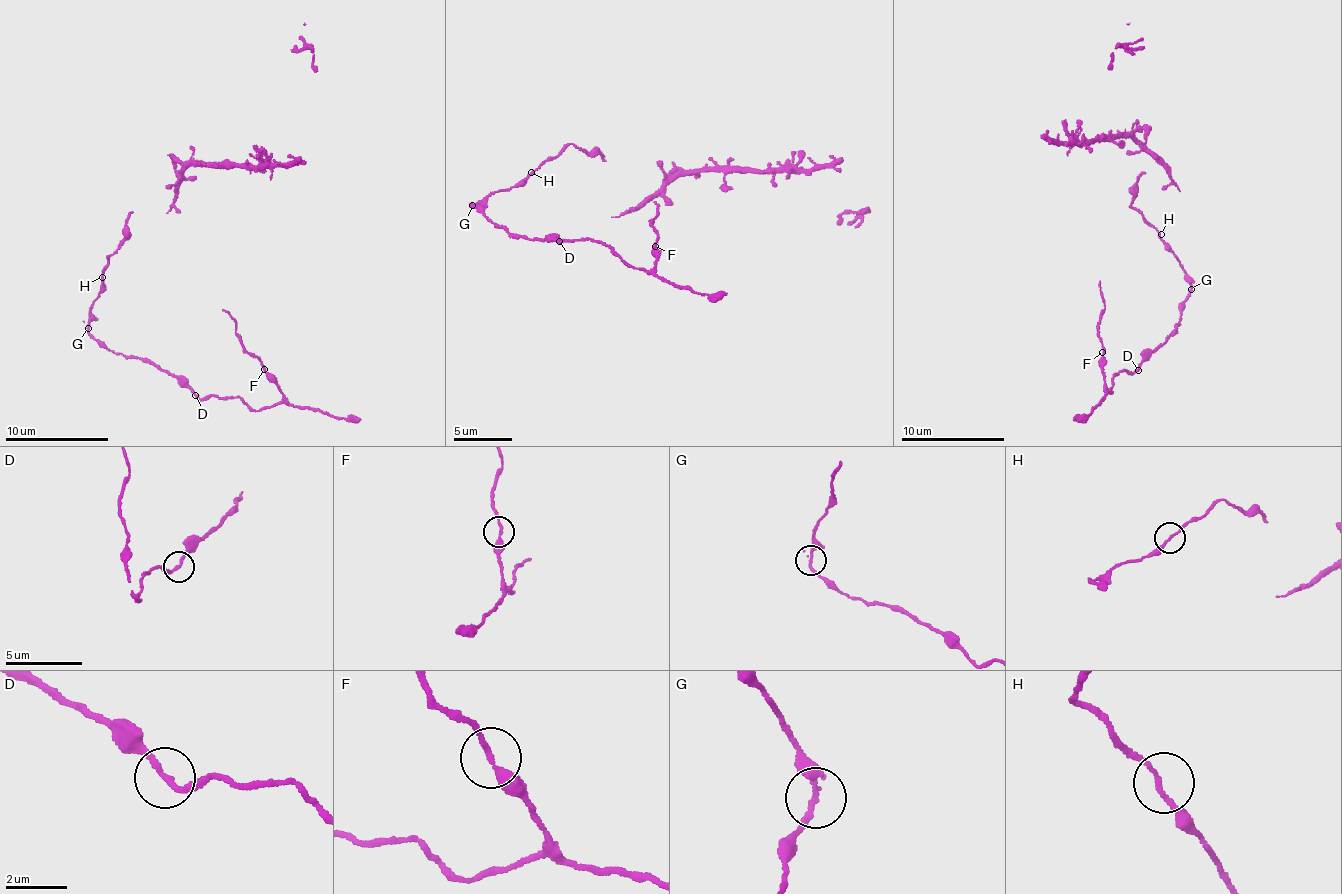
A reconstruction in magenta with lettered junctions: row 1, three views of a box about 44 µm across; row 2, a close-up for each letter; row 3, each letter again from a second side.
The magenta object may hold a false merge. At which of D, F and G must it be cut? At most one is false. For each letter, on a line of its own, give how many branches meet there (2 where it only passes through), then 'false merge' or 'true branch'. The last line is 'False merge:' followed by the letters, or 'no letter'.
D: branches 2; true branch
F: branches 2; true branch
G: branches 2; false merge
False merge: G

